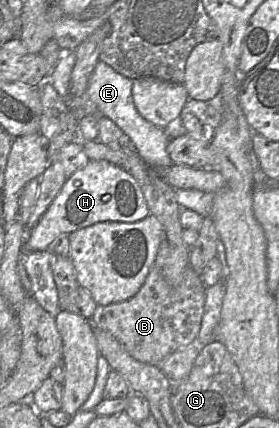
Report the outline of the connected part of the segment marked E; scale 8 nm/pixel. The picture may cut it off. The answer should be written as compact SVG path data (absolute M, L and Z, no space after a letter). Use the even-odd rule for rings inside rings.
M99 60L91 74L84 95L86 106L78 107L78 109L80 112L98 113L112 120L131 139L148 166L155 172L164 172L174 164L167 153L170 139L164 129L154 126L138 112L132 97L134 81Z

